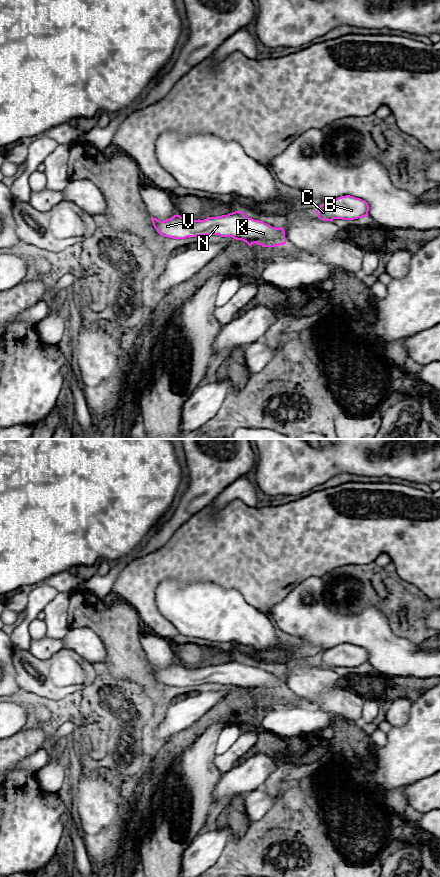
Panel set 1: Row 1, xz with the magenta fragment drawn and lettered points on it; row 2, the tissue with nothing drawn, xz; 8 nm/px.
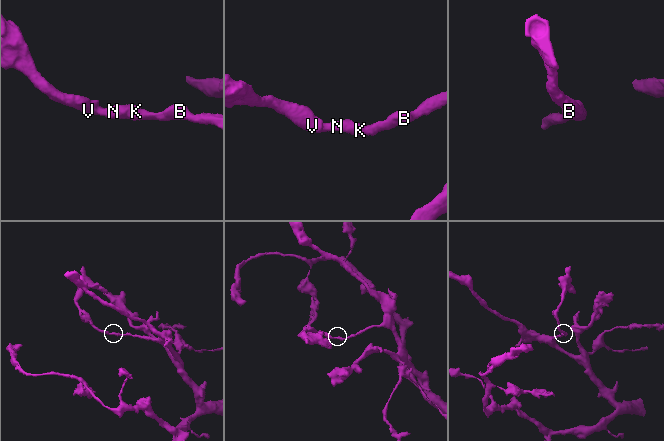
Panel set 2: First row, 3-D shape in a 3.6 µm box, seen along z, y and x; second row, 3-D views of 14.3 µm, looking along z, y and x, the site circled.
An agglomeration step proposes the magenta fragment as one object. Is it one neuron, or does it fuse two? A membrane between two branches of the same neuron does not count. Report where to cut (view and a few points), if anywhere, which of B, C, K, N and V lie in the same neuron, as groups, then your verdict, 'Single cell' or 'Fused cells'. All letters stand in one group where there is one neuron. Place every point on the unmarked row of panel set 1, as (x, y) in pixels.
No split. Groups: B C K N V. Single cell

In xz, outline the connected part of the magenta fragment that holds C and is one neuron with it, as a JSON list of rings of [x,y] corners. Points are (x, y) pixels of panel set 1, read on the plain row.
[[[341,644],[321,652],[315,659],[319,667],[331,669],[333,667],[354,668],[368,664],[369,653],[366,649],[354,644]]]

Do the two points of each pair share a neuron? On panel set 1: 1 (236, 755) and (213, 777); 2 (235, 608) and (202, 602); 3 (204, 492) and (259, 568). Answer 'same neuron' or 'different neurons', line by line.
1: different neurons
2: same neuron
3: different neurons

